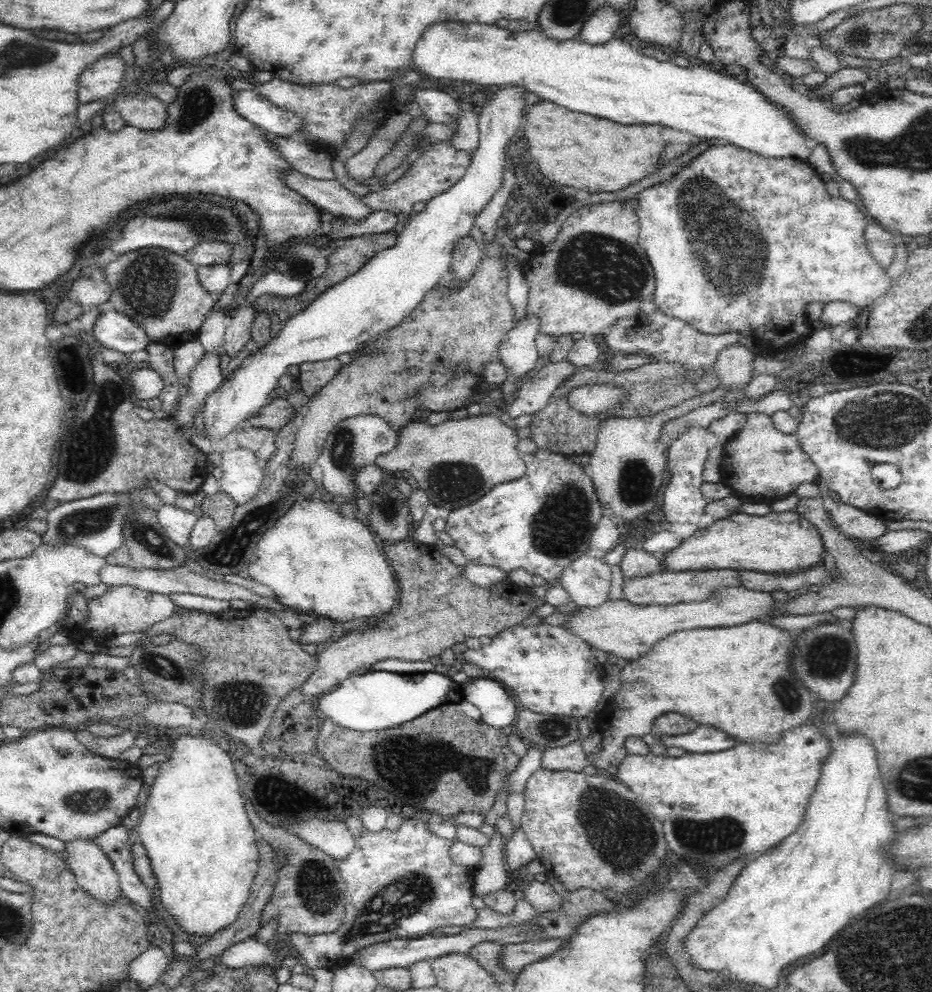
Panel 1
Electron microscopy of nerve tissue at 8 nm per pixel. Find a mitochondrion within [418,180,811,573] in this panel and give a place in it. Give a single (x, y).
(612, 271)

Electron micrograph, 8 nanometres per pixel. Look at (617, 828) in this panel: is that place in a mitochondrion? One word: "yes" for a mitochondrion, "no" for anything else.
yes

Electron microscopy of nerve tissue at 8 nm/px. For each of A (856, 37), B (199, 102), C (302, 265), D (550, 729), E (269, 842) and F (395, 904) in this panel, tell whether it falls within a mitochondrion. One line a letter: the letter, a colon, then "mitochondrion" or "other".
A: mitochondrion
B: mitochondrion
C: mitochondrion
D: mitochondrion
E: other
F: mitochondrion

